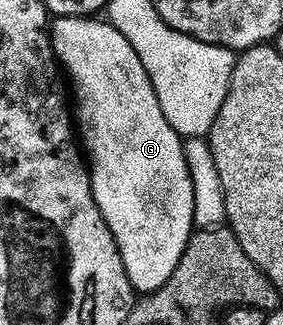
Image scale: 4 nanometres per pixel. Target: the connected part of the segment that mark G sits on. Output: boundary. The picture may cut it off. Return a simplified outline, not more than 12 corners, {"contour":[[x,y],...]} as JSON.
{"contour":[[60,16],[91,189],[139,294],[193,231],[184,141],[137,50]]}

